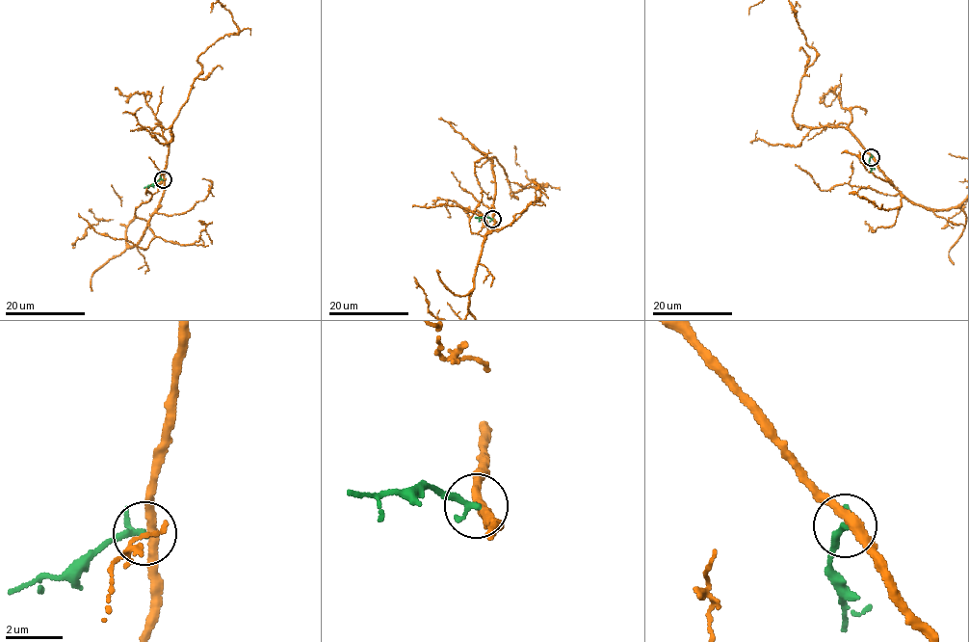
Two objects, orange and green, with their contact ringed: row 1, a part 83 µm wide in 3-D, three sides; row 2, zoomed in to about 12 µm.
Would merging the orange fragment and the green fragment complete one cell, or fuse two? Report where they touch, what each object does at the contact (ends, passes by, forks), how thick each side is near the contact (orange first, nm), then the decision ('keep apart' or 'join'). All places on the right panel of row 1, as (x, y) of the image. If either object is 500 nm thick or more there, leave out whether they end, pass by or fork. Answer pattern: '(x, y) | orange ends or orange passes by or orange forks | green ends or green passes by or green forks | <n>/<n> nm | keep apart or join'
(871, 157) | orange passes by | green passes by | 340/180 nm | keep apart

